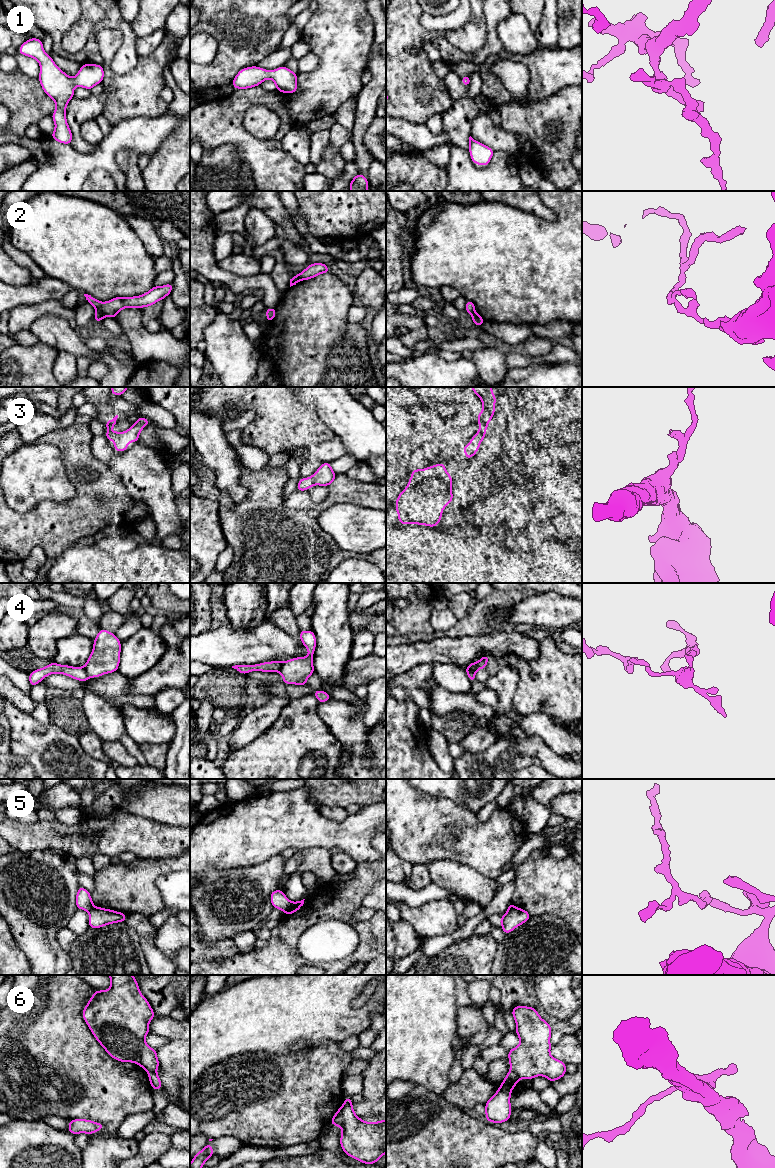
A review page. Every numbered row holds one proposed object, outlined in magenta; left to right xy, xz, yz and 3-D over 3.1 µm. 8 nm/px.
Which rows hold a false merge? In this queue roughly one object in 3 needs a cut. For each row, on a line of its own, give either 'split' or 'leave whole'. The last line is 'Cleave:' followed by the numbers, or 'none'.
1: leave whole
2: split
3: leave whole
4: split
5: split
6: split
Cleave: 2, 4, 5, 6

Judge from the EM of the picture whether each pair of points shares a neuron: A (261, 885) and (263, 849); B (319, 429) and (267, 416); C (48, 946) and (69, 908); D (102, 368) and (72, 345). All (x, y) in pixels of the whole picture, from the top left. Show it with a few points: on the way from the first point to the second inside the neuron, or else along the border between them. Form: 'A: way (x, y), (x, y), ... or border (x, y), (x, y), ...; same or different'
A: border (280, 853), (257, 864), (239, 867); different
B: way (306, 429), (283, 422), (280, 419); same
C: way (48, 937), (48, 929), (60, 917); same
D: border (102, 360), (90, 362); different

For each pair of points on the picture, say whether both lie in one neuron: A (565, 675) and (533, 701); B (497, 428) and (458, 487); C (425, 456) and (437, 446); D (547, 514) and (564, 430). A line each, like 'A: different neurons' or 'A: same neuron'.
A: same neuron
B: same neuron
C: same neuron
D: same neuron

